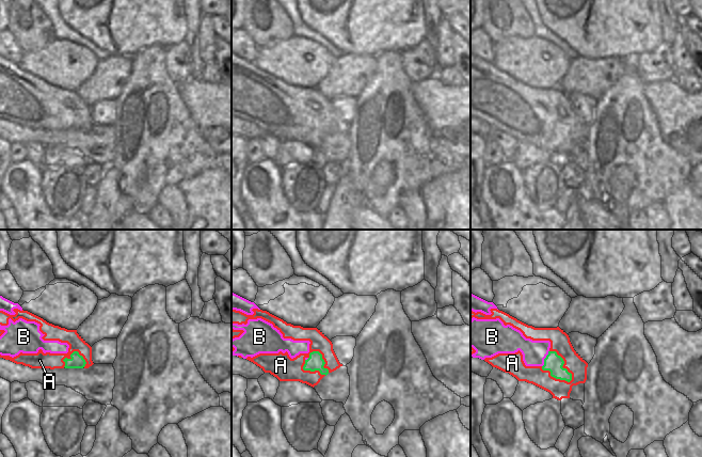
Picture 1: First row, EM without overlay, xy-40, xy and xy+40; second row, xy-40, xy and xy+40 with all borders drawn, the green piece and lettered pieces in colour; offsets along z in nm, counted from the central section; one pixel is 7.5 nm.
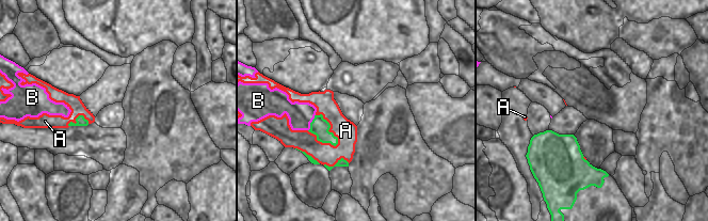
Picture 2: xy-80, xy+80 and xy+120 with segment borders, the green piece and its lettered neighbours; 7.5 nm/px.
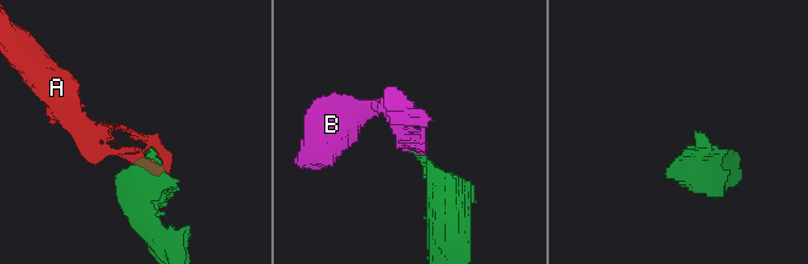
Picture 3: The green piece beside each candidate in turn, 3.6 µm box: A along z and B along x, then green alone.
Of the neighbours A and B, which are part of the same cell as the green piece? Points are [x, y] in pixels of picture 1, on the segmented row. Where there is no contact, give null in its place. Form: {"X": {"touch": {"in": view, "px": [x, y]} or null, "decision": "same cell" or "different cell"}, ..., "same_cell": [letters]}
{"A": {"touch": {"in": "xy+40", "px": [562, 365]}, "decision": "different cell"}, "B": {"touch": {"in": "xy+40", "px": [544, 359]}, "decision": "different cell"}, "same_cell": []}

